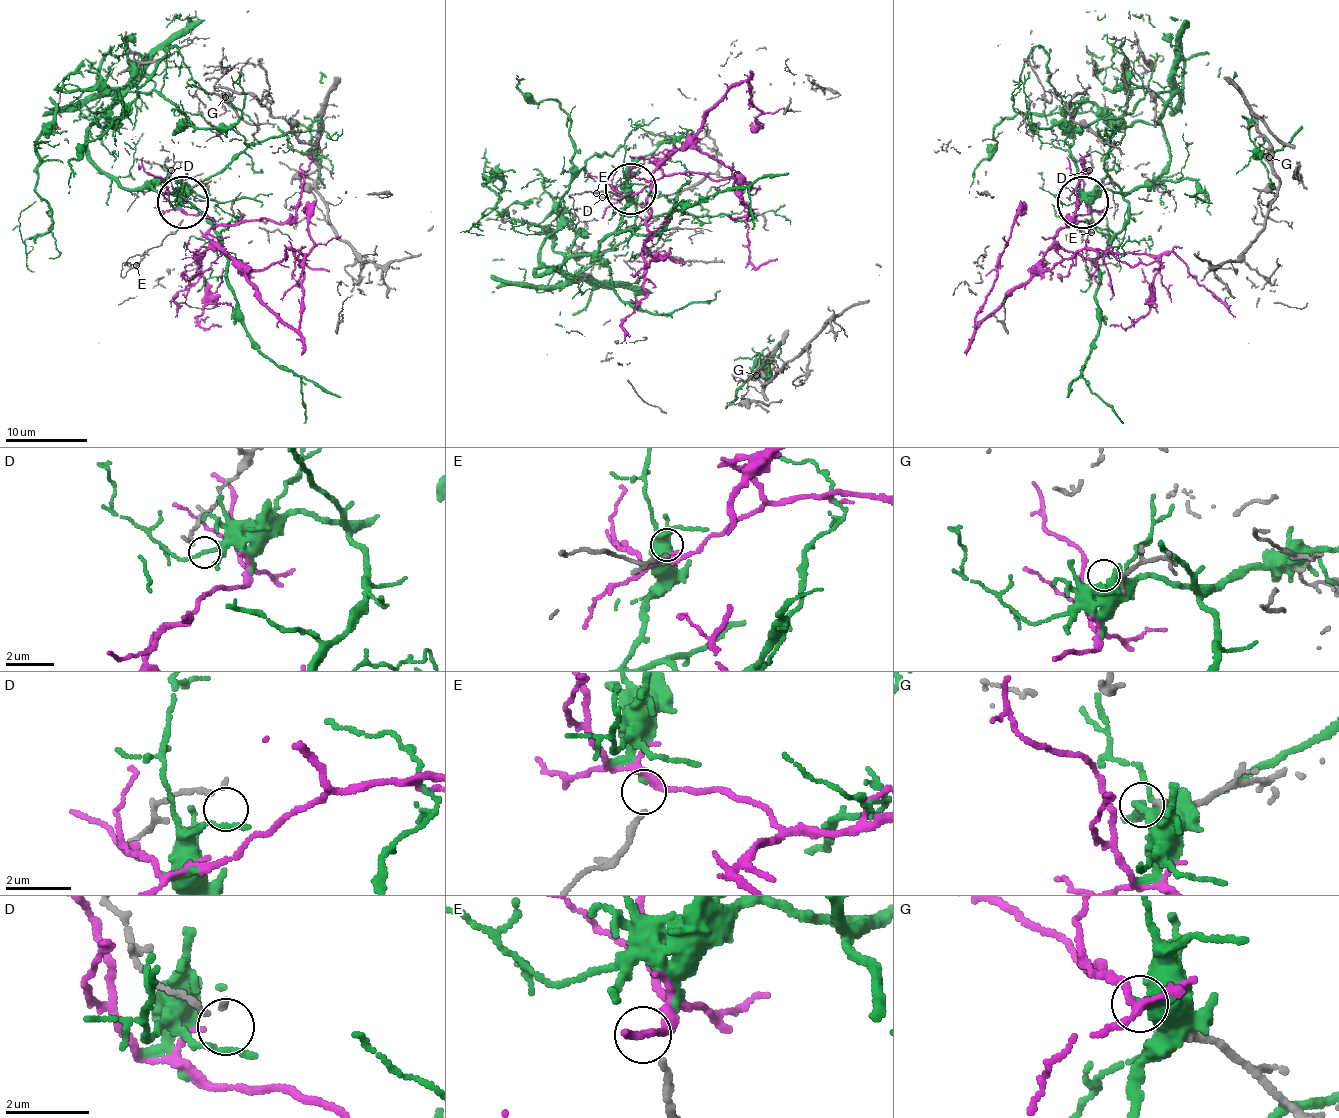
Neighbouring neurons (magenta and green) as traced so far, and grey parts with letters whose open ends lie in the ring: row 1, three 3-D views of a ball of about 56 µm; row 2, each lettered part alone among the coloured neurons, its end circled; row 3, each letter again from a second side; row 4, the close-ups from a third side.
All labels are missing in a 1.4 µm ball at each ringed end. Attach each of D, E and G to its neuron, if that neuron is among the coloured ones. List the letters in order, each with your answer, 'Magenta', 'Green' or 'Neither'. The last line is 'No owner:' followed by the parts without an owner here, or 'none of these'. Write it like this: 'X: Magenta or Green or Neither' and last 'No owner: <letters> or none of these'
D: Neither
E: Green
G: Neither
No owner: D, G

